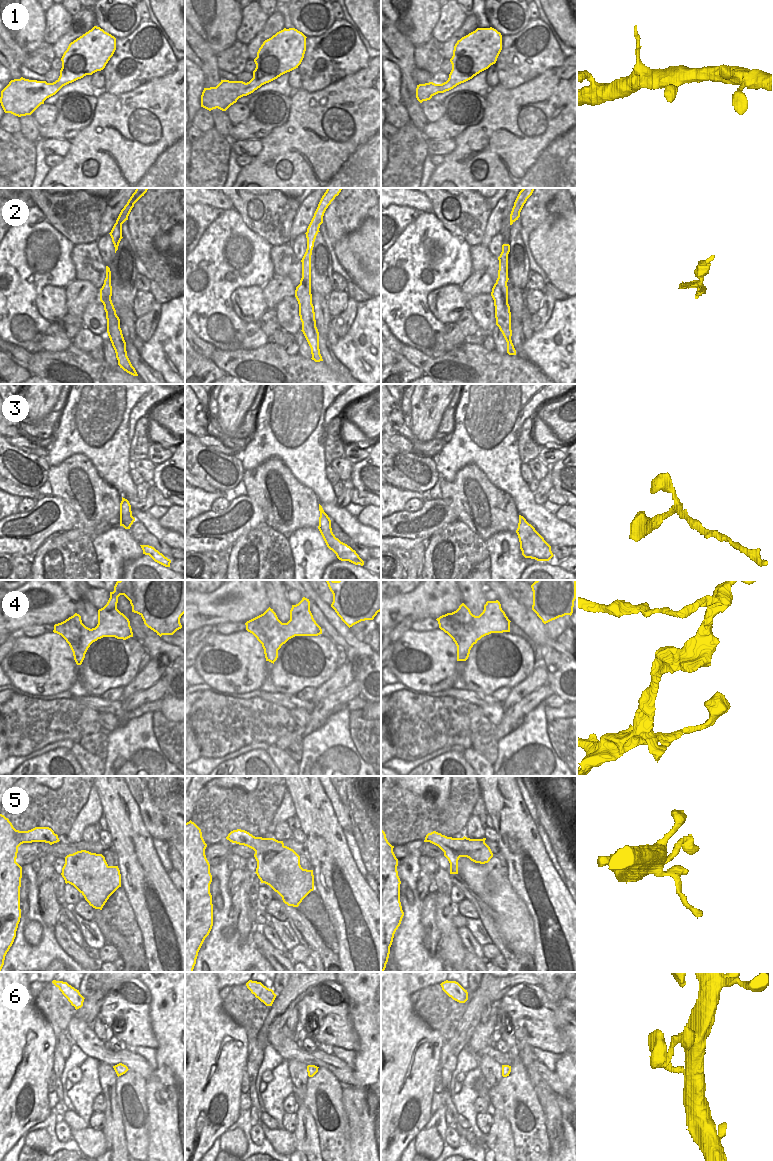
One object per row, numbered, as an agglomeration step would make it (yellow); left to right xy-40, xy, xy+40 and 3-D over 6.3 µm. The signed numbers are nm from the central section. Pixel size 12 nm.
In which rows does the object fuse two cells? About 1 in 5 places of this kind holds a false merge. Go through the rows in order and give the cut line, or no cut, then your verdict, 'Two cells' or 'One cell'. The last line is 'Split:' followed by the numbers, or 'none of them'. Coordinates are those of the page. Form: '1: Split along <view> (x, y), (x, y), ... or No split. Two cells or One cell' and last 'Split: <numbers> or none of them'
1: No split. One cell
2: No split. One cell
3: No split. One cell
4: No split. One cell
5: No split. One cell
6: No split. One cell
Split: none of them.

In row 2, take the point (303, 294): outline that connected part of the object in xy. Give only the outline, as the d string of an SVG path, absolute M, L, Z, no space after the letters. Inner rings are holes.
M327 188L322 196L314 216L307 228L307 249L301 260L302 278L296 287L295 297L299 304L299 316L302 322L302 332L311 348L312 360L315 362L323 361L319 349L319 332L316 327L314 306L311 294L311 255L317 234L320 232L320 225L323 223L323 216L342 188Z

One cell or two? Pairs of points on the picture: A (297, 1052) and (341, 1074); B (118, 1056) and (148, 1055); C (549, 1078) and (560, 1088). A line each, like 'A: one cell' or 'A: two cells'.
A: one cell
B: two cells
C: one cell

